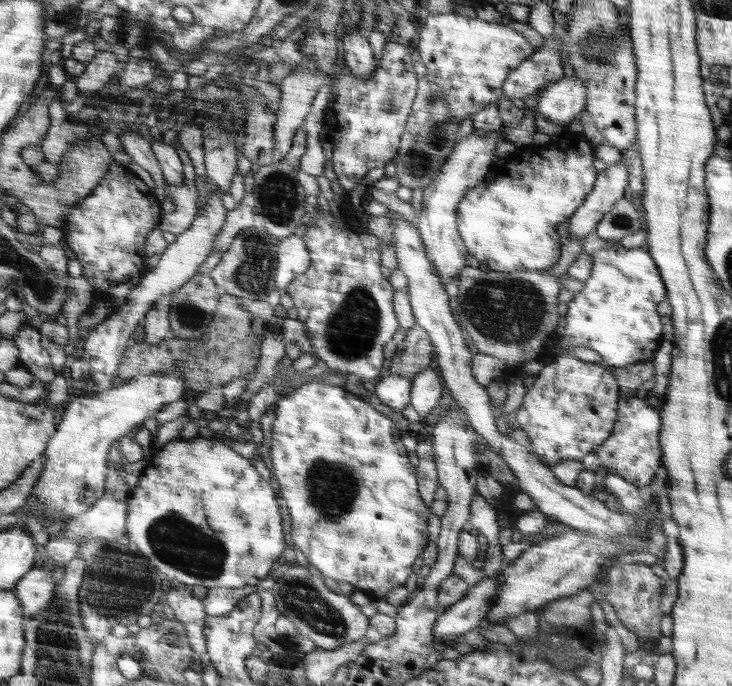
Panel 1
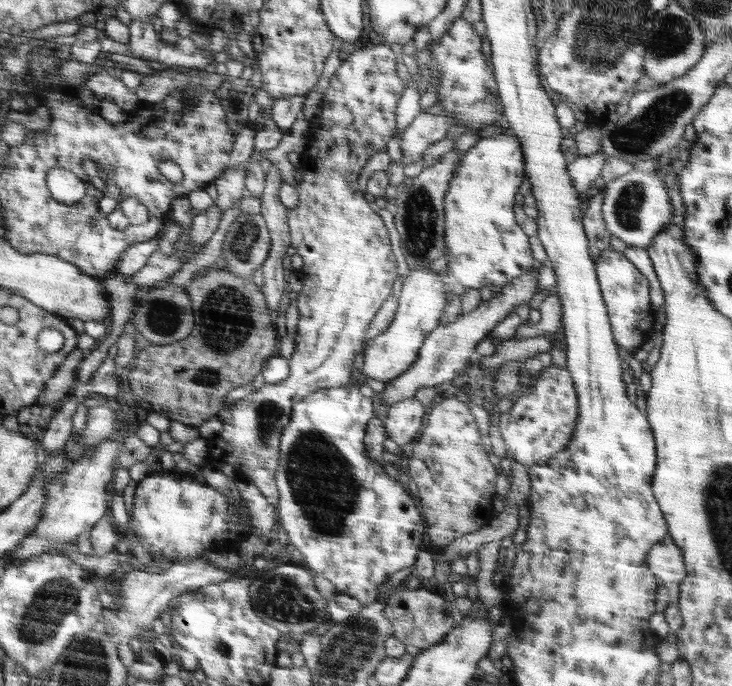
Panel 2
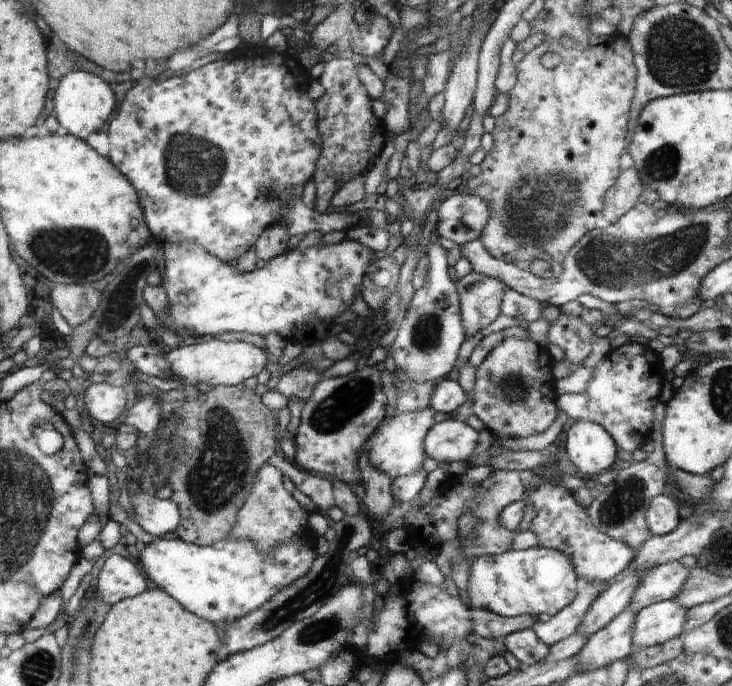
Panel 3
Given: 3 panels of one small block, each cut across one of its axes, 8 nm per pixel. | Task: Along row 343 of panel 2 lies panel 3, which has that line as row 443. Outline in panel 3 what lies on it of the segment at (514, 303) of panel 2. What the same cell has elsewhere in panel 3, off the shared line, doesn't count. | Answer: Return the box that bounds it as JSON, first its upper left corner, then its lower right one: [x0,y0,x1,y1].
[422,419,482,462]

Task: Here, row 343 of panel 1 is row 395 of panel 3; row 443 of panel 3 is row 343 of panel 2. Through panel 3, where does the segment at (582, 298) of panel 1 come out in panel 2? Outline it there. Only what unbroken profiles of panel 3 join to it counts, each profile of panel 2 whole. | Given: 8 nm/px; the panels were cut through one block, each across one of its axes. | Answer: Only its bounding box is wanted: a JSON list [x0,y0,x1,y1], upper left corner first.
[595,250,655,353]

